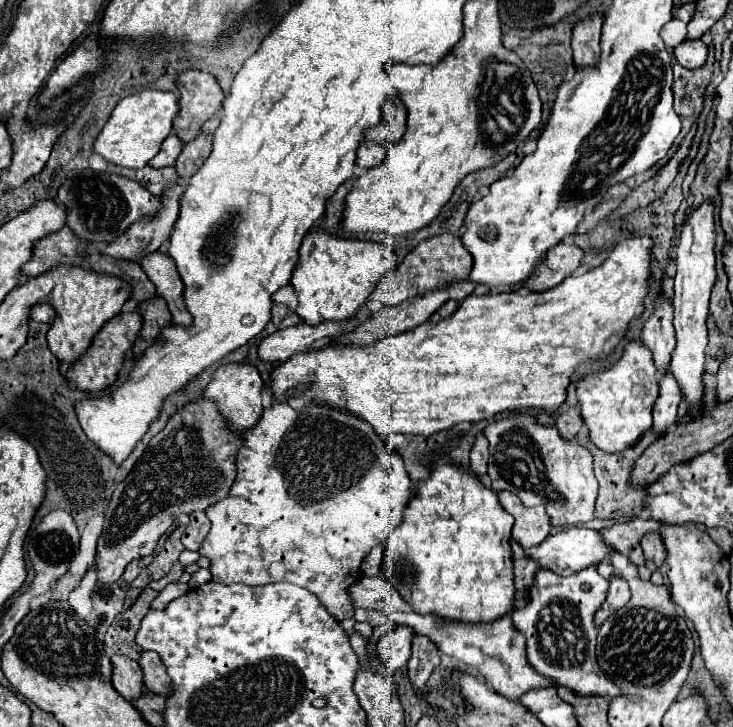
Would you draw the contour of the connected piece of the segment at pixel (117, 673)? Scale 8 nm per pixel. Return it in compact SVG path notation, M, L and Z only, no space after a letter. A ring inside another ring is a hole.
M111 655L111 665L113 665L113 687L117 693L121 693L127 701L137 699L145 687L143 687L143 673L137 661L121 655Z

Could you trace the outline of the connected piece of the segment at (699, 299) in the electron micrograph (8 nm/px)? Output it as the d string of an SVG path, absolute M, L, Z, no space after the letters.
M703 203L699 209L687 215L687 223L681 227L679 245L675 247L677 255L677 275L675 275L675 331L677 345L673 351L673 361L669 363L671 373L681 385L683 397L689 403L689 411L699 411L703 399L703 363L705 363L705 347L707 347L707 325L705 319L709 315L709 293L715 283L715 227L713 227L713 203Z

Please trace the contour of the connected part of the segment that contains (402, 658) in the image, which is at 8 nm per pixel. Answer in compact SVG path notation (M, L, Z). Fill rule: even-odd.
M397 625L395 631L391 631L389 635L385 635L379 645L377 645L377 653L379 653L379 661L391 671L397 673L399 669L403 669L411 657L411 637L413 637L413 629L407 625Z

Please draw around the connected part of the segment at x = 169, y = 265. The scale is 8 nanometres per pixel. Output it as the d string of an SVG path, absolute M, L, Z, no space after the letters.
M157 249L157 251L149 253L149 257L141 257L139 263L141 263L143 271L147 273L147 277L155 283L157 295L167 301L169 311L173 315L173 321L177 325L189 327L191 315L183 303L183 281L177 273L173 259L165 251Z

